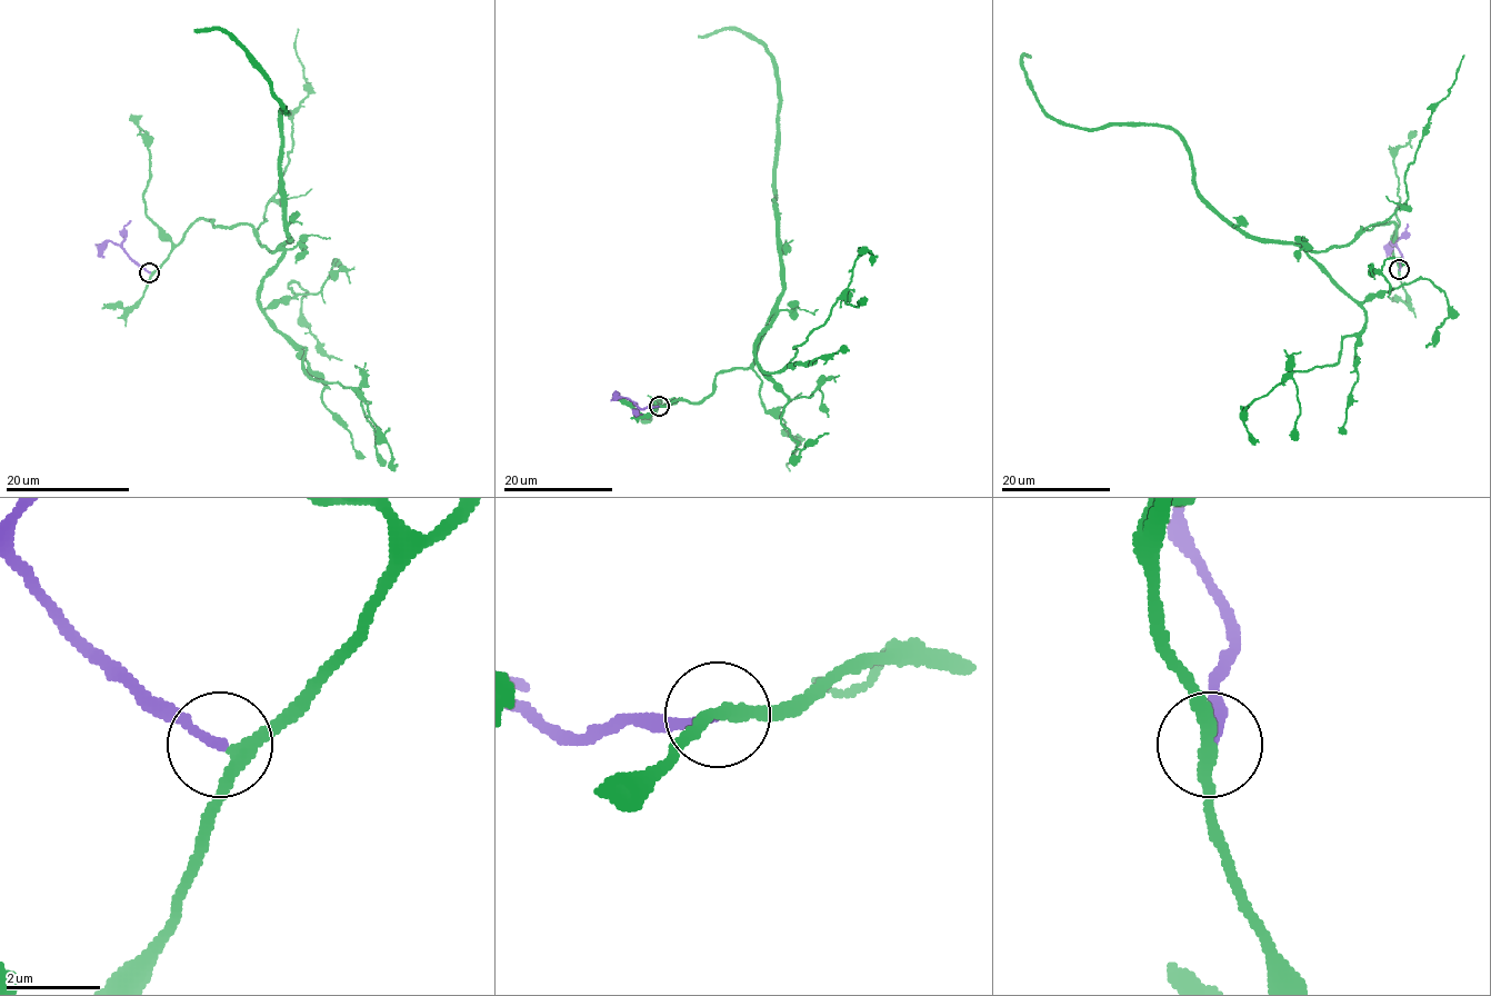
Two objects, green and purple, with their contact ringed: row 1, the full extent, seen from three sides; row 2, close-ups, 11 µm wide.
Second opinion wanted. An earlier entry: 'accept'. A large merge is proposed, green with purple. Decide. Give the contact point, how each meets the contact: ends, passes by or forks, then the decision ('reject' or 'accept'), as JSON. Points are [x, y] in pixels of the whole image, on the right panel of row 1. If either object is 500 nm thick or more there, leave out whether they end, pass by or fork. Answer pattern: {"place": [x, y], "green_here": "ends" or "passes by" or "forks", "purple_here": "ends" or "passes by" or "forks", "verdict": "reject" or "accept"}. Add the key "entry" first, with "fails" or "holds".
{"entry": "holds", "place": [1399, 269], "green_here": "passes by", "purple_here": "ends", "verdict": "accept"}

